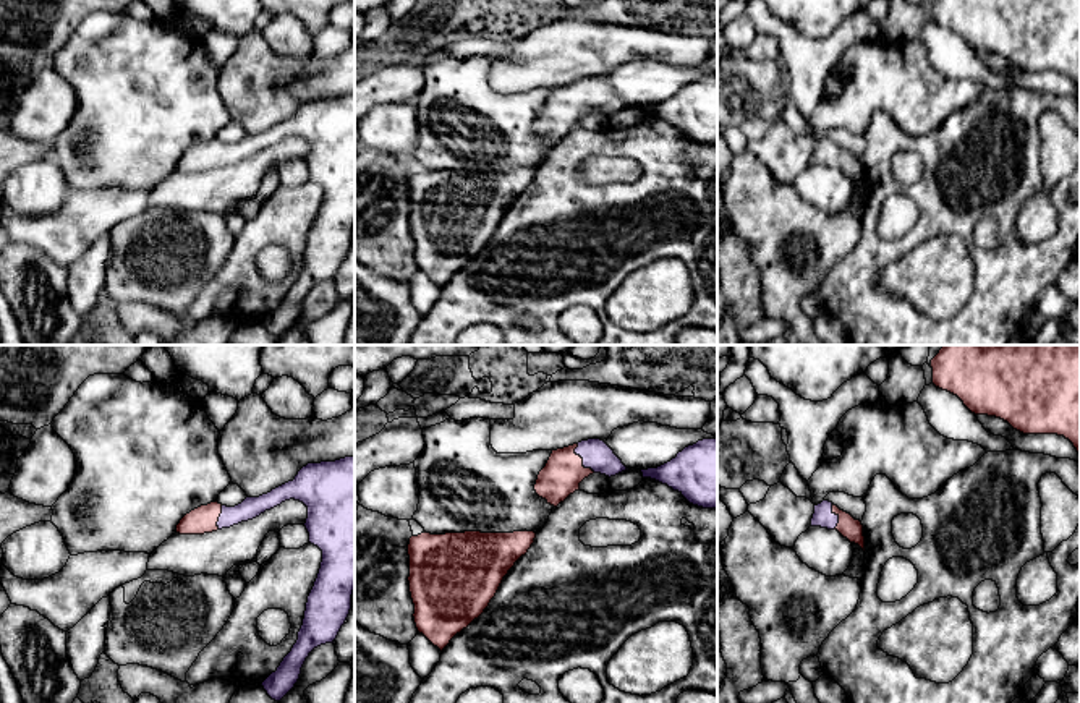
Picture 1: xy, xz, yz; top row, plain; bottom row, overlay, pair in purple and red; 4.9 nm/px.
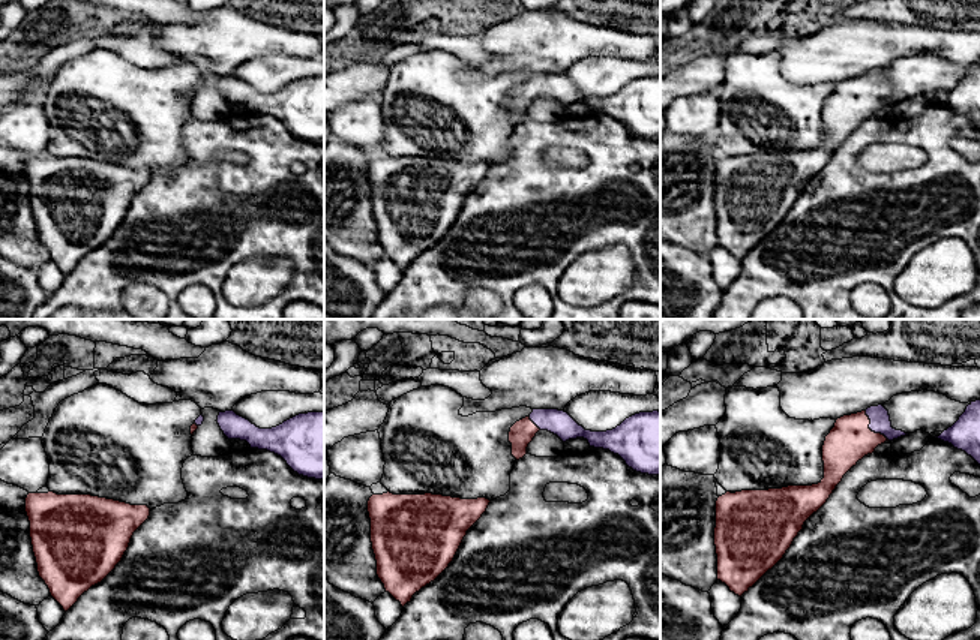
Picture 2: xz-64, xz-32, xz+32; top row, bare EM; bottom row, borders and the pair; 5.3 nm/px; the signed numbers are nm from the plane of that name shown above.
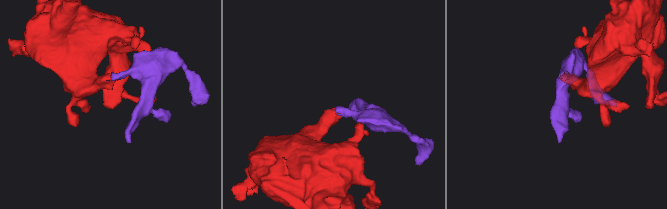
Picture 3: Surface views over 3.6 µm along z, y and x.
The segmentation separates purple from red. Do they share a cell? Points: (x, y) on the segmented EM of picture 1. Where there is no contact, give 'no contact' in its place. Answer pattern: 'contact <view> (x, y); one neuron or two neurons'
contact xz (583, 460); one neuron

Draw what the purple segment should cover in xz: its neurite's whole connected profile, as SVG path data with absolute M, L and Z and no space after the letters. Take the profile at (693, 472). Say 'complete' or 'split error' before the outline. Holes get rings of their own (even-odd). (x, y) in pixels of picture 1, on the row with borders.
complete | M717 439L698 441L670 462L641 473L678 491L693 505L717 509Z

